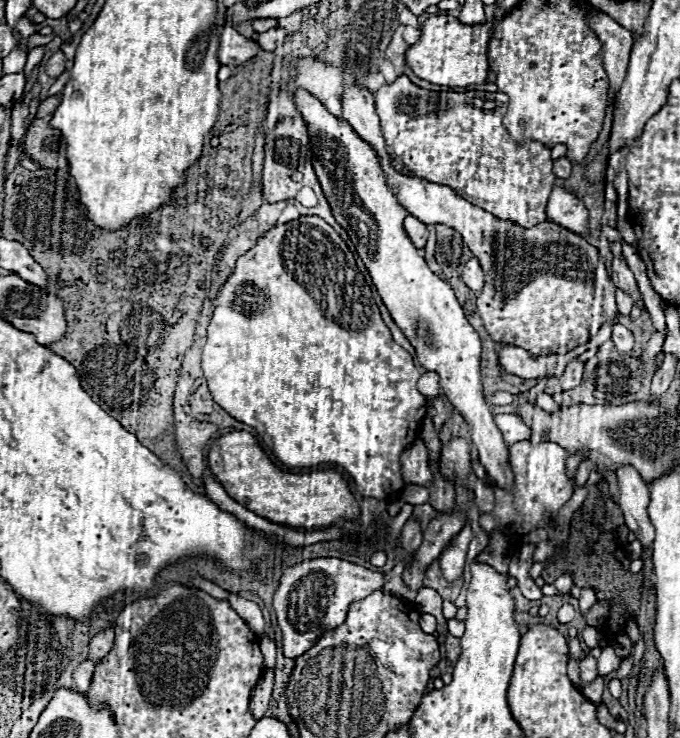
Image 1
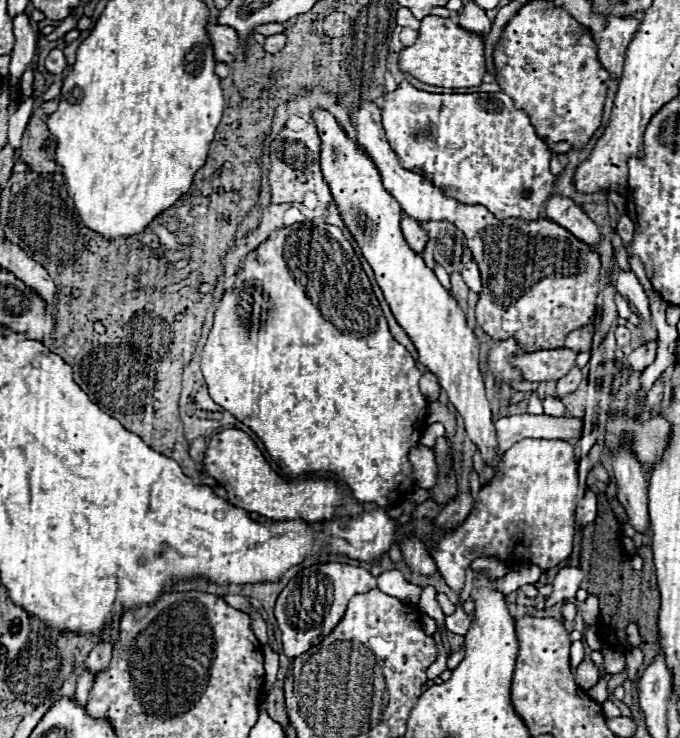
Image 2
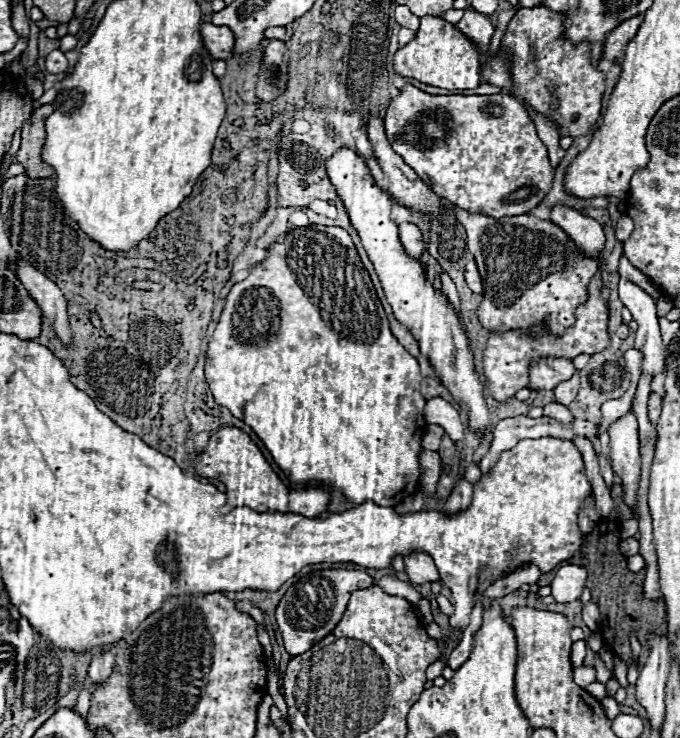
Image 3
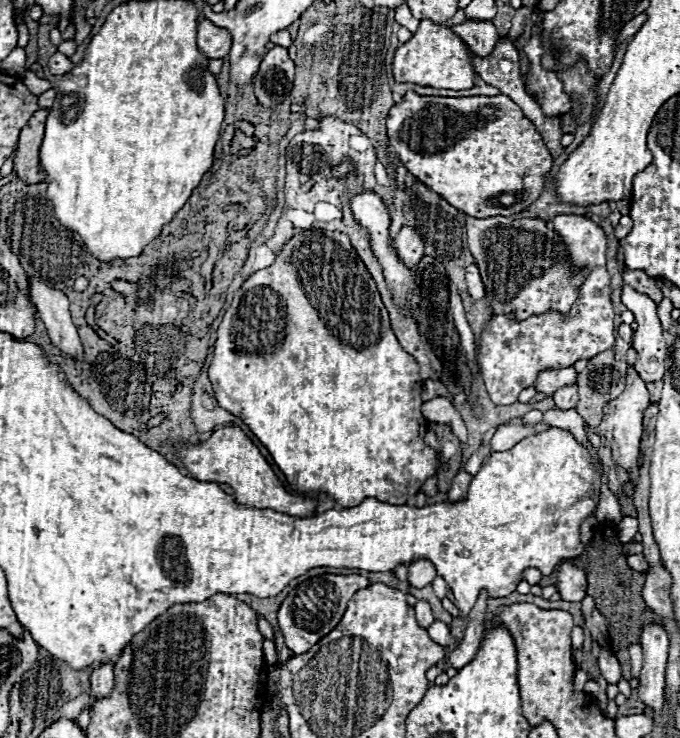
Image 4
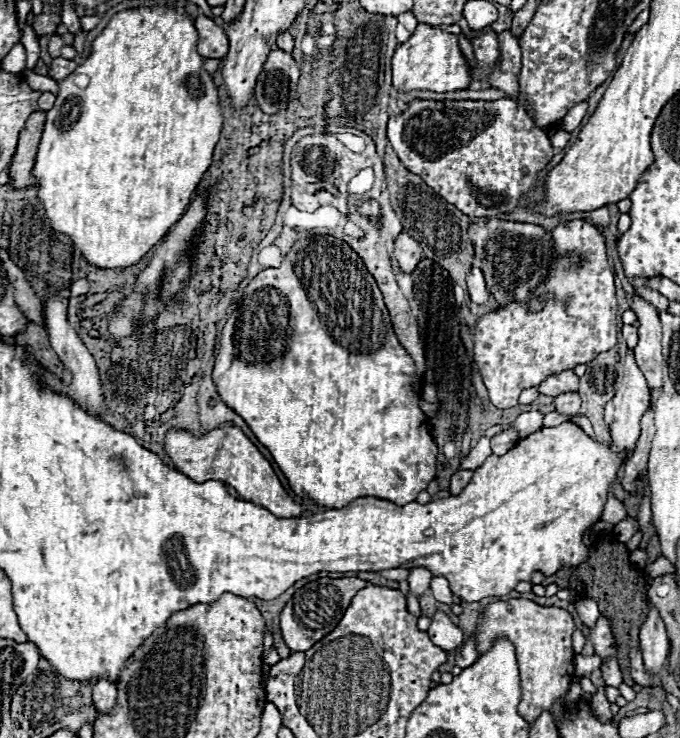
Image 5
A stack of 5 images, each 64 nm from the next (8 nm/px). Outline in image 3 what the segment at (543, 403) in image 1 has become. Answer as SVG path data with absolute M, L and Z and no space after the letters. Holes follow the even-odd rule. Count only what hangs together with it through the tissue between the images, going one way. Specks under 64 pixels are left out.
M552 402L552 404L544 406L544 416L548 416L548 418L556 420L556 422L558 422L558 424L562 424L562 426L570 426L570 424L572 424L572 420L574 420L572 412L570 412L566 406L556 404L556 402Z

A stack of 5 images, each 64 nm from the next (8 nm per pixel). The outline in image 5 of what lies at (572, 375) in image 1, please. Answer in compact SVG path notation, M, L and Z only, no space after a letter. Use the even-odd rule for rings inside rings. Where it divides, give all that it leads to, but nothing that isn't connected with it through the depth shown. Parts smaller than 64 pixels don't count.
M560 394L556 396L556 412L564 414L564 416L576 416L580 410L580 398L578 394Z

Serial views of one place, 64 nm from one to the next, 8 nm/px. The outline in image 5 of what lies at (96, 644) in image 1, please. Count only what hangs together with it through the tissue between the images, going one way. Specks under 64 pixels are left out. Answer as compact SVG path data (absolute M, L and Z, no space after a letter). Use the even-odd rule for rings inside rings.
M100 680L92 688L92 700L98 714L110 714L116 706L116 686L108 680Z

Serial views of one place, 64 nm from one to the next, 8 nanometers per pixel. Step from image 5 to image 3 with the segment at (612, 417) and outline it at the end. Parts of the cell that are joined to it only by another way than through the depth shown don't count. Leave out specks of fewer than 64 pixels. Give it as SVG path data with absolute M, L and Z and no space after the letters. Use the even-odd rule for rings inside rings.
M630 408L624 416L620 416L614 424L608 426L610 436L610 460L616 476L622 478L624 484L624 500L634 508L634 516L638 518L636 508L636 490L640 482L640 442L638 442L638 420L634 410Z

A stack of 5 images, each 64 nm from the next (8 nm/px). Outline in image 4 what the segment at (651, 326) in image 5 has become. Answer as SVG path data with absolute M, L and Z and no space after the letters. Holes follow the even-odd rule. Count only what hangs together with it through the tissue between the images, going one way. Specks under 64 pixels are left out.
M622 286L622 302L630 312L634 312L638 328L634 334L632 348L638 352L634 368L646 382L660 382L664 376L664 340L662 340L662 328L656 314L656 304L644 296L638 294L630 286Z

